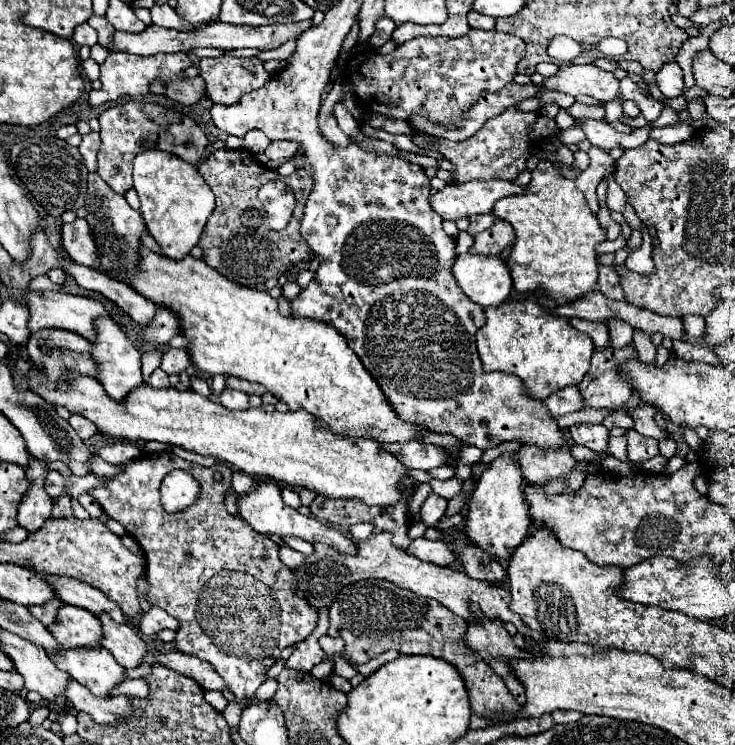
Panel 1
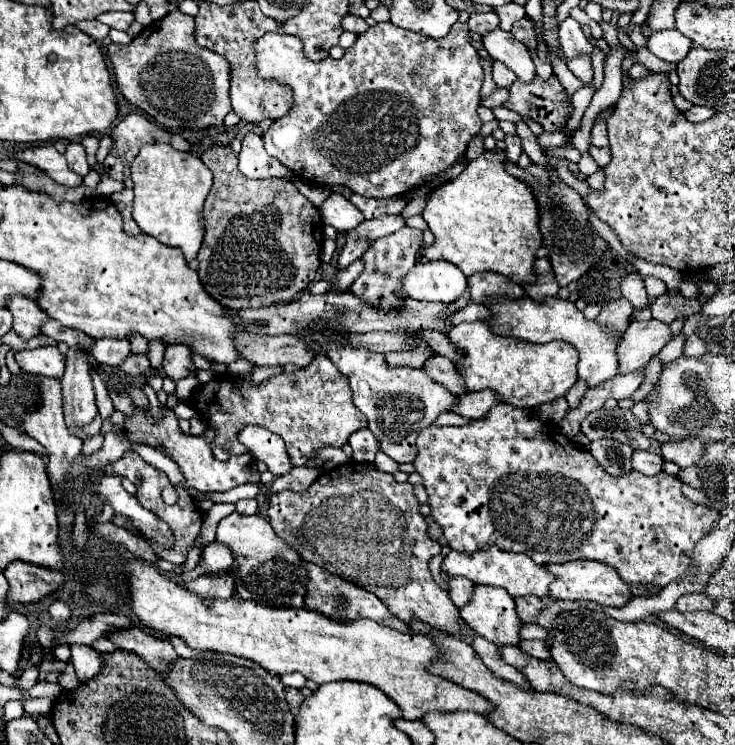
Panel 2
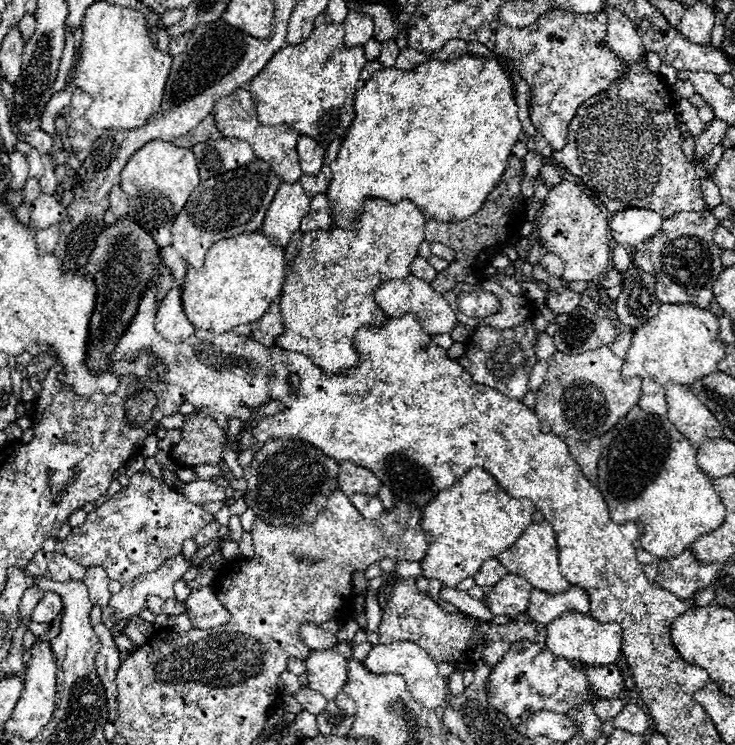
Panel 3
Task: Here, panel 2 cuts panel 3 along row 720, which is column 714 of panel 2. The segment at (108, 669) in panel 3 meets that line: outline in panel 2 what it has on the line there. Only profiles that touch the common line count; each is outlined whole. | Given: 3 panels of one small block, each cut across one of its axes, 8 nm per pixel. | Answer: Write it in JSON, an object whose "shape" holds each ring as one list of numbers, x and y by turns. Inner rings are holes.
{"shape":[[692,106,688,112,684,112,684,118,688,122,704,122,708,118,712,118,716,114,714,108,706,108,706,106]]}

